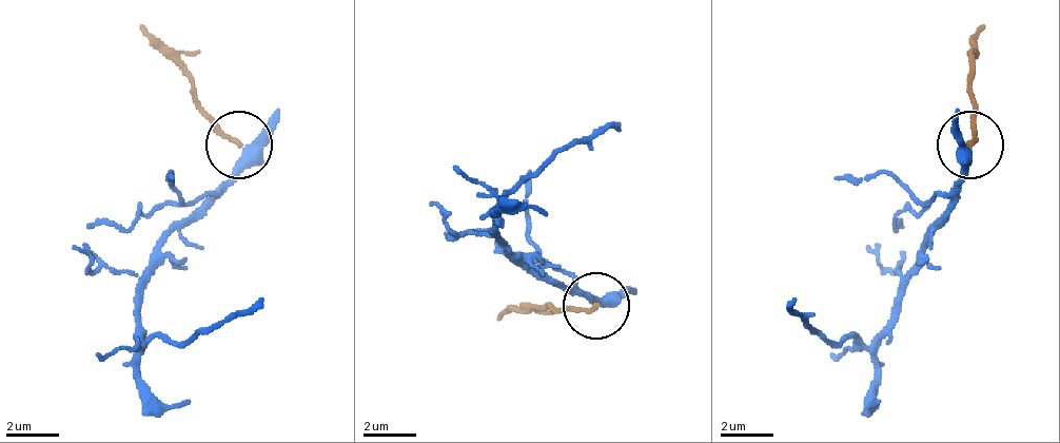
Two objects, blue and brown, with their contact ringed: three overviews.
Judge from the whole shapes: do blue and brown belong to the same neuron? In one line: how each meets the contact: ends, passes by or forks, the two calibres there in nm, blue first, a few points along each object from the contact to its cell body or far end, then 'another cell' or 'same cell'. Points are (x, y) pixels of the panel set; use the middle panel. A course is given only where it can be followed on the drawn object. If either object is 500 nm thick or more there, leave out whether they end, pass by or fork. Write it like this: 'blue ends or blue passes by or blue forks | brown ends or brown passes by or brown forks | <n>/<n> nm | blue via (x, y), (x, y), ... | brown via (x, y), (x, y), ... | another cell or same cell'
blue passes by | brown ends | 400/170 nm | blue via (597, 307), (565, 294), (498, 234), (498, 208), (551, 161), (617, 121) | brown via (597, 307), (512, 307), (498, 321) | same cell

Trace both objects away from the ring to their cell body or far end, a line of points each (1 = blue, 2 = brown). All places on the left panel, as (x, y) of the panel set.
1: (240, 147), (208, 199), (161, 246), (141, 312), (141, 339), (194, 339), (260, 300)
2: (240, 147), (141, 26)

